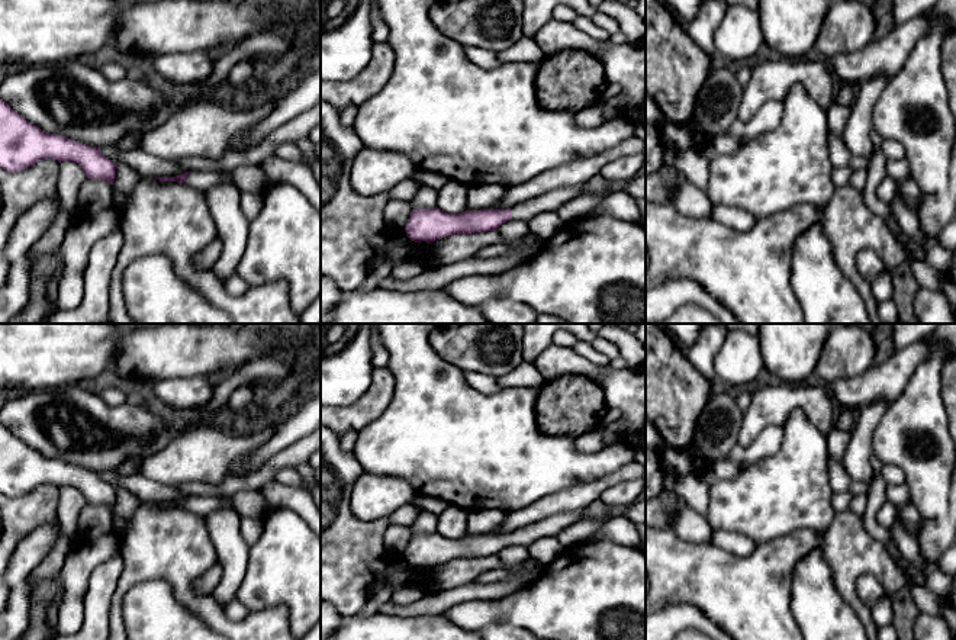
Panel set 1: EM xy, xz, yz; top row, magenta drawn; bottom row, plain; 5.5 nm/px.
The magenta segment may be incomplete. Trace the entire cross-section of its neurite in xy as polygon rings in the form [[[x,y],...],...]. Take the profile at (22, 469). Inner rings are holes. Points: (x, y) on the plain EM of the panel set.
[[[0,424],[0,493],[20,496],[44,483],[74,486],[88,504],[116,504],[116,489],[99,472],[45,457]]]

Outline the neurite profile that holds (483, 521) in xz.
[[[499,509],[469,511],[467,536],[493,534],[503,520],[505,512]]]

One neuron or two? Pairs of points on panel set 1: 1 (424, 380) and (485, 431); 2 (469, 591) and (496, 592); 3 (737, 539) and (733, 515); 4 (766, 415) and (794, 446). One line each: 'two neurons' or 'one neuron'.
1: one neuron
2: one neuron
3: two neurons
4: two neurons

